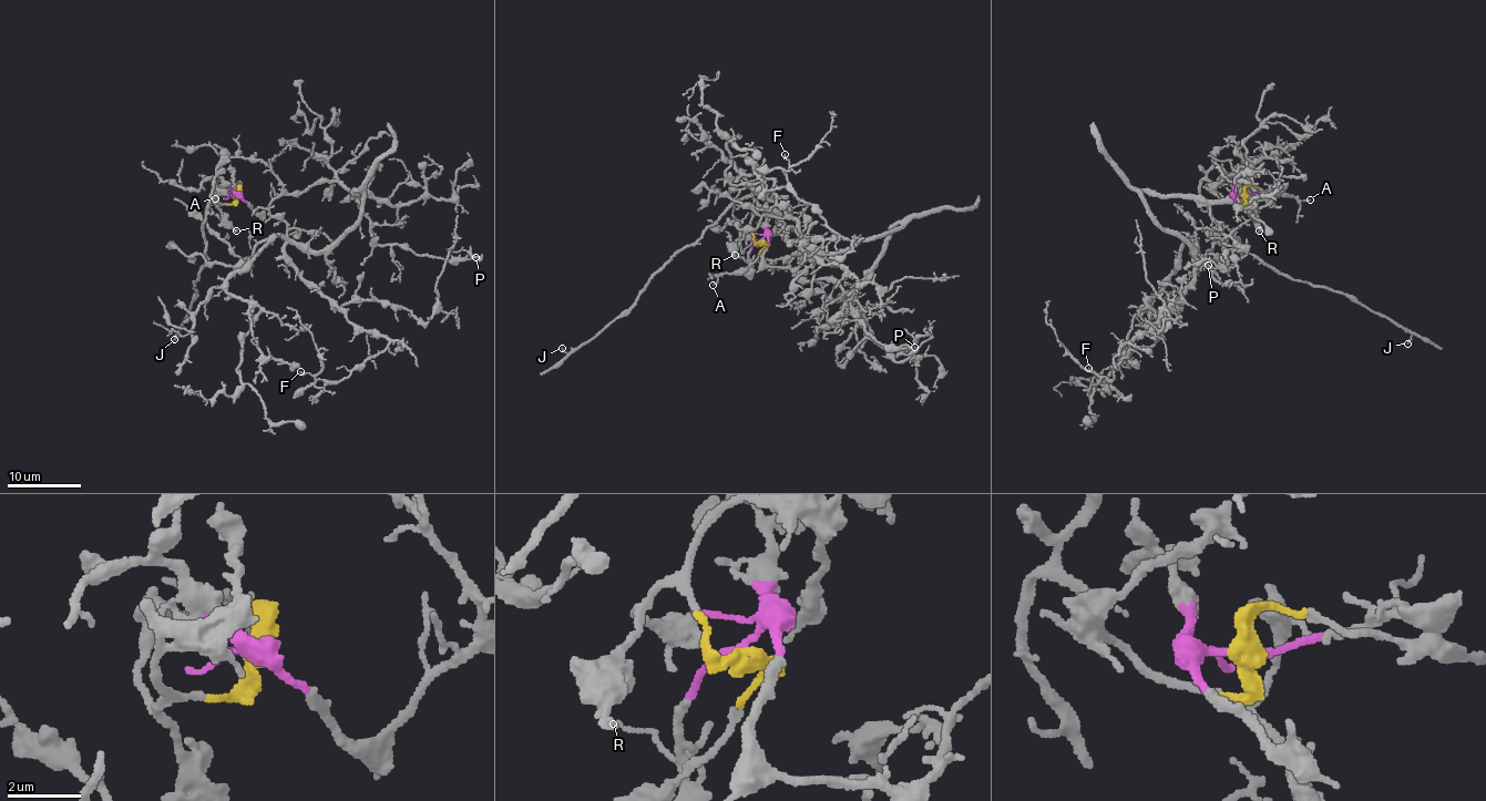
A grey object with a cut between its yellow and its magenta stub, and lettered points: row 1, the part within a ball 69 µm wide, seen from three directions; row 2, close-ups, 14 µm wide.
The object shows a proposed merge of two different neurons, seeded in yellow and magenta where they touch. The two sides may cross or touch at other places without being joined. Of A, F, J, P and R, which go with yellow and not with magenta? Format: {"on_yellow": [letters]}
{"on_yellow": ["A", "J", "R"]}

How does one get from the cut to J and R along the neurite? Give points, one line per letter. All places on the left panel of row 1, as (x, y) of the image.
J: (236, 195), (232, 204), (217, 203), (213, 182), (203, 227), (206, 254), (174, 340)
R: (236, 195), (232, 204), (217, 206), (227, 224), (236, 232)

